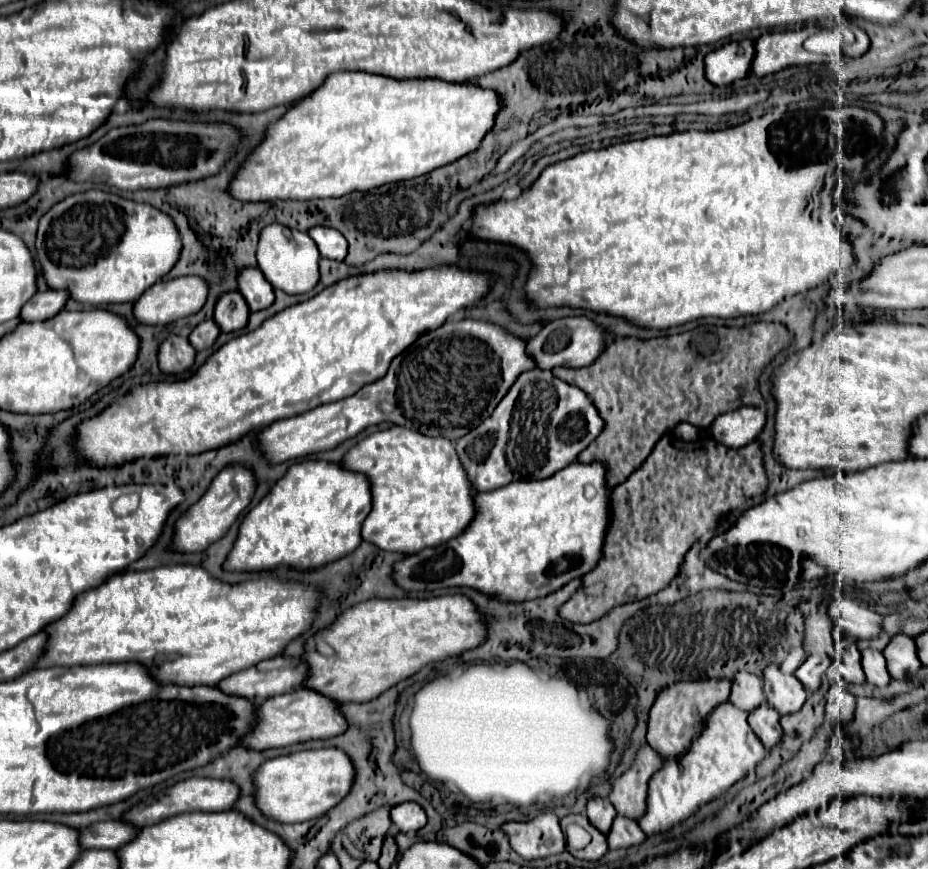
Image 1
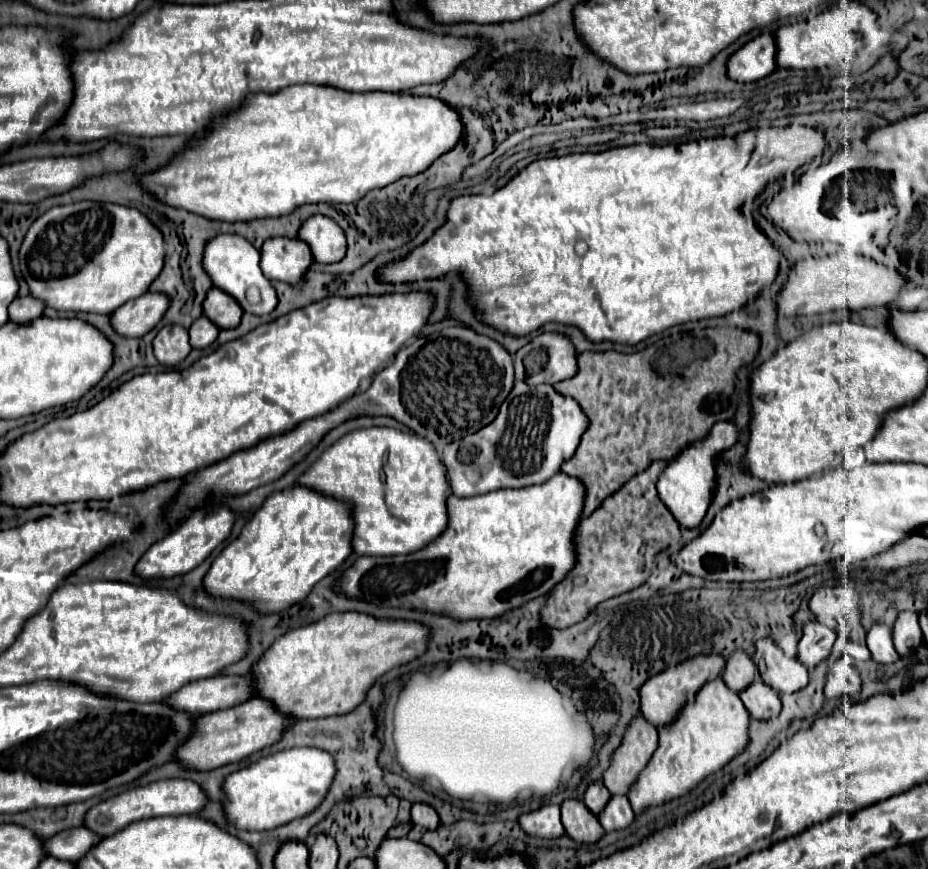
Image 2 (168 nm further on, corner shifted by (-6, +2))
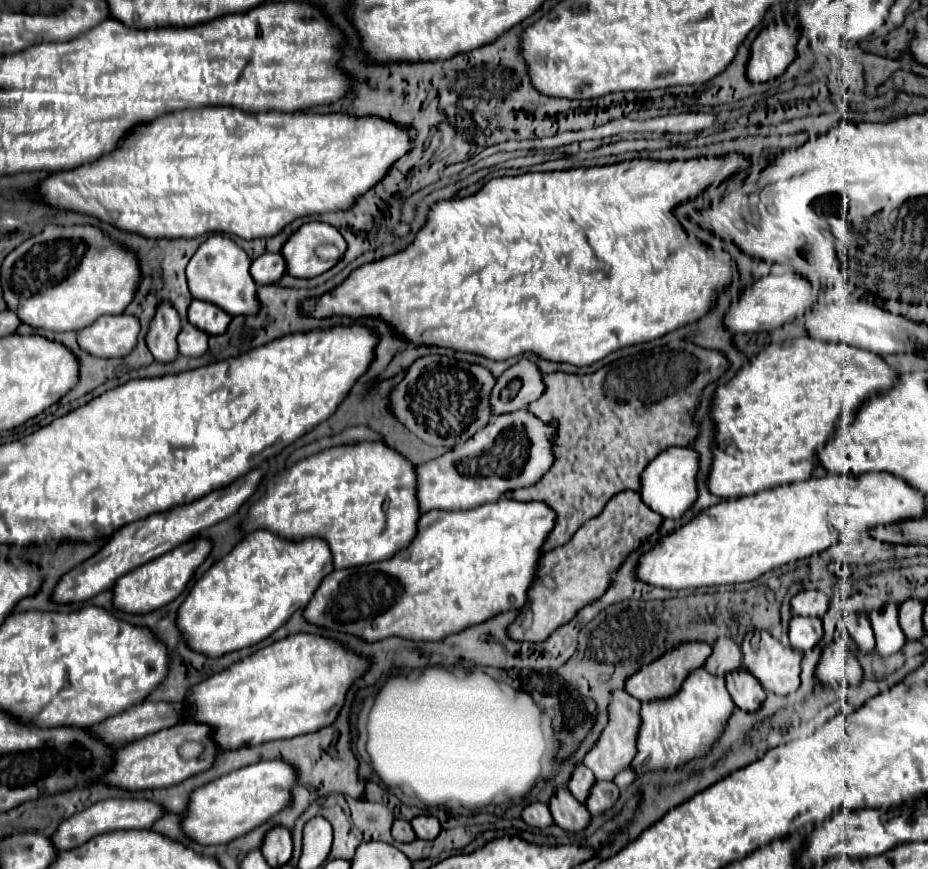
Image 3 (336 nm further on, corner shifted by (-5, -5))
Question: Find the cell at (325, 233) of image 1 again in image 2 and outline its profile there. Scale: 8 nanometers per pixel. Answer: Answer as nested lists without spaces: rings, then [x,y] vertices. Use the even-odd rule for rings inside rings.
[[[308,217],[298,237],[308,243],[316,263],[336,263],[344,259],[346,241],[344,231],[330,217]]]

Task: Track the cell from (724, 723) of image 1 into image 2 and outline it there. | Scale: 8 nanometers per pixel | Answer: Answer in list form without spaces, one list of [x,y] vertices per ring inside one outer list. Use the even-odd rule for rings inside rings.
[[[722,679],[706,681],[704,689],[696,693],[694,701],[678,713],[678,717],[658,727],[658,747],[652,761],[640,771],[636,785],[628,791],[634,813],[642,813],[650,805],[660,805],[670,799],[682,797],[704,777],[724,767],[732,757],[742,753],[748,745],[748,723],[750,713],[732,689],[724,685]]]

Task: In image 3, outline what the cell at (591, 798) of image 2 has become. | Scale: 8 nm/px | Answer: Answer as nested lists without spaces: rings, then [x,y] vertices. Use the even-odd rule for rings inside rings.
[[[579,764],[577,768],[575,768],[575,772],[573,772],[573,778],[569,780],[569,792],[581,802],[581,804],[585,804],[587,802],[587,798],[589,798],[589,794],[591,794],[591,788],[595,786],[595,776],[593,776],[593,772],[587,768],[587,766],[583,766],[583,764]]]

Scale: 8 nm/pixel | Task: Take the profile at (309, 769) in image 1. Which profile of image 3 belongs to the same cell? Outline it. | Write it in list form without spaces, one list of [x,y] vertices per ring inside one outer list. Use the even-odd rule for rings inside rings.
[[[265,760],[231,774],[225,774],[191,794],[183,830],[199,844],[227,844],[239,836],[249,834],[269,818],[293,804],[291,790],[299,786],[299,772],[285,760]]]

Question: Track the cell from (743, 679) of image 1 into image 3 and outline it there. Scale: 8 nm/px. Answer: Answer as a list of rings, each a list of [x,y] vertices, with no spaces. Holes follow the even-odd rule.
[[[719,640],[719,644],[713,646],[713,654],[711,654],[711,660],[707,660],[705,670],[715,676],[725,678],[727,674],[731,674],[743,666],[741,660],[743,660],[743,652],[741,652],[739,644],[735,648],[733,640]]]

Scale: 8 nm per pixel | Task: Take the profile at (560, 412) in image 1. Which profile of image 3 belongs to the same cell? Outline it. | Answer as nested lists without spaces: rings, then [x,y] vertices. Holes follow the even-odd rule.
[[[527,408],[495,416],[487,428],[479,430],[463,446],[457,446],[417,468],[419,508],[423,508],[423,512],[433,508],[471,510],[487,502],[497,502],[505,492],[537,484],[555,462],[553,444],[557,428],[557,420],[543,422]]]

